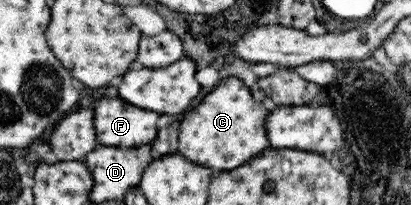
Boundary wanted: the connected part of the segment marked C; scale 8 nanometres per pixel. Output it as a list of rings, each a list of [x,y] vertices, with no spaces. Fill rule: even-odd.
[[[238,77],[222,79],[212,93],[208,93],[200,105],[185,112],[180,122],[178,151],[186,160],[206,165],[210,169],[230,171],[234,167],[246,165],[254,155],[270,147],[266,137],[266,117],[268,109],[256,103],[252,91]]]

